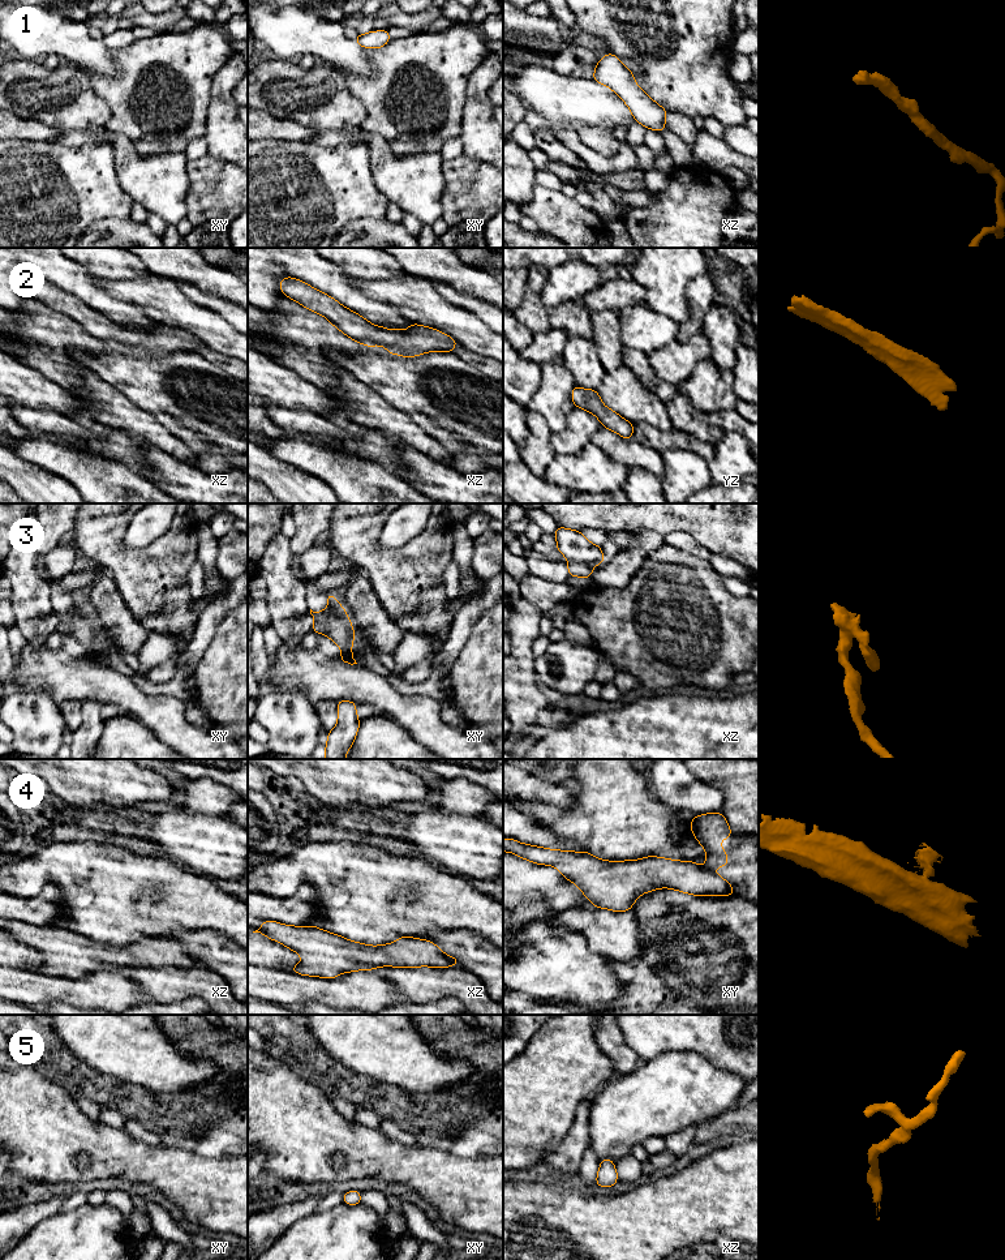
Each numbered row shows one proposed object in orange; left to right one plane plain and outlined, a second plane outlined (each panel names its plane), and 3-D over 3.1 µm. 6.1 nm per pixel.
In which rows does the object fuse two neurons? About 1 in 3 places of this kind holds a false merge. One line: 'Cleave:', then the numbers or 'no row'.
Cleave: 3, 4

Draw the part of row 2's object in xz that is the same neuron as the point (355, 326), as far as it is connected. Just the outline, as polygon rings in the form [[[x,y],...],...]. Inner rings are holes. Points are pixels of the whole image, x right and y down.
[[[292,277],[282,279],[279,288],[287,297],[326,317],[348,338],[368,347],[383,346],[391,355],[415,357],[425,352],[452,352],[459,344],[447,334],[417,323],[412,323],[407,330],[375,326],[331,296]]]

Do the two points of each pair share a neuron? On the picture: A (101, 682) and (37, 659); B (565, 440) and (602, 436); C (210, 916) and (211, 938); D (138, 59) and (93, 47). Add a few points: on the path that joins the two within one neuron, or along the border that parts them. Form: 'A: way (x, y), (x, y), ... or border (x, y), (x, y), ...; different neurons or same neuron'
A: way (85, 681), (67, 678), (56, 669), (52, 669); same neuron
B: border (601, 425), (591, 441); different neurons
C: border (180, 930), (215, 930), (233, 942); different neurons
D: border (114, 48), (116, 76), (89, 72); different neurons

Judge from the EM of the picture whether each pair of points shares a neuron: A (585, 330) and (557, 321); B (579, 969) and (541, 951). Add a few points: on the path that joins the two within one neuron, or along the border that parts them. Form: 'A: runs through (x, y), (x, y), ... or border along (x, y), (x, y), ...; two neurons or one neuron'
A: runs through (579, 324), (576, 321), (563, 321); one neuron
B: runs through (570, 969), (562, 969), (550, 960); one neuron

